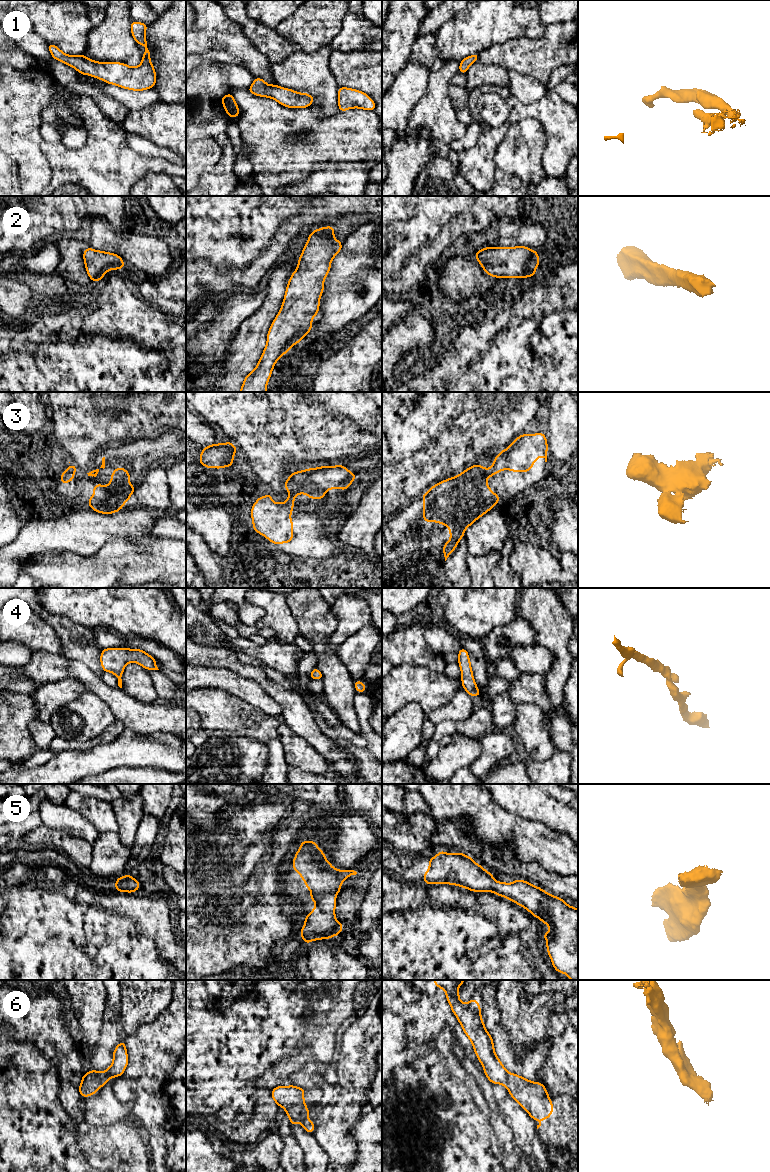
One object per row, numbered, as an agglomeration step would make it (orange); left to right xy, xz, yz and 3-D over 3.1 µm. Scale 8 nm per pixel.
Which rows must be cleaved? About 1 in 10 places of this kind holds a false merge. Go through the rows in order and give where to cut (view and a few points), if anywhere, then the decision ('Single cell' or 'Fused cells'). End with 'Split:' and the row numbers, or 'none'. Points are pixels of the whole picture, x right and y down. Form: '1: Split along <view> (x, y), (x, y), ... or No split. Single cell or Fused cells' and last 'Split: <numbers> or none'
1: No split. Single cell
2: No split. Single cell
3: No split. Single cell
4: No split. Single cell
5: No split. Single cell
6: No split. Single cell
Split: none

